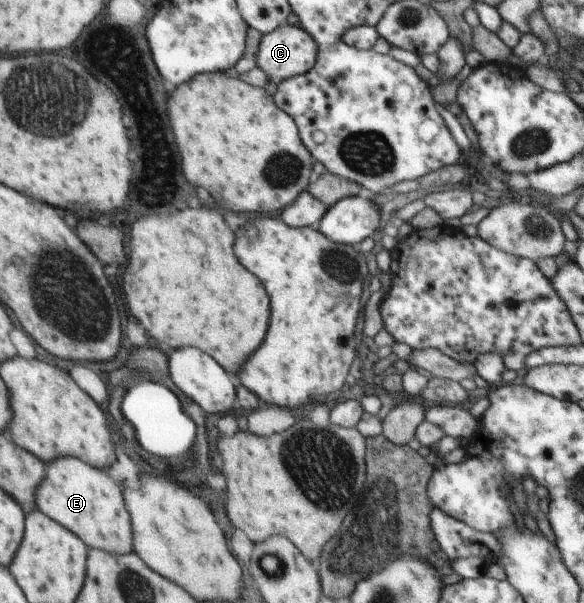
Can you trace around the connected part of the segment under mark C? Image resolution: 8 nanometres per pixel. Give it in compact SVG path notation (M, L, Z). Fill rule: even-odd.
M284 24L261 36L256 66L279 82L309 71L318 51L319 46L311 34L302 27Z

